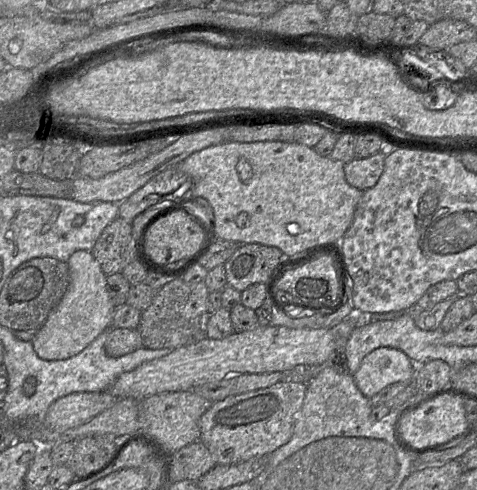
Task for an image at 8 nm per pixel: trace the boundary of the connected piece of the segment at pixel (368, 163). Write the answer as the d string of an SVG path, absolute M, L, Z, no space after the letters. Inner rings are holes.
M387 150L364 159L354 158L344 165L346 181L360 191L373 188L379 181L385 167Z

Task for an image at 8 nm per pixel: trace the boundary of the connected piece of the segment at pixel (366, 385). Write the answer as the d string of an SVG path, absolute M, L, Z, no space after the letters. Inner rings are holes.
M379 347L364 357L353 379L359 391L370 399L391 384L413 384L416 366L404 352Z

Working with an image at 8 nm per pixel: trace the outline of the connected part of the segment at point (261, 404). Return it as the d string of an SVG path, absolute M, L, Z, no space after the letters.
M283 380L270 387L227 397L212 404L200 419L200 437L217 465L231 465L269 456L291 438L307 383Z

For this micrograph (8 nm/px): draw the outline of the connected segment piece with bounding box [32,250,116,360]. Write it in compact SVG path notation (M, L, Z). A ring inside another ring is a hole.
M75 251L67 261L69 286L57 306L36 332L32 345L43 360L65 360L82 352L105 329L112 326L113 305L107 291L107 275L91 251Z

